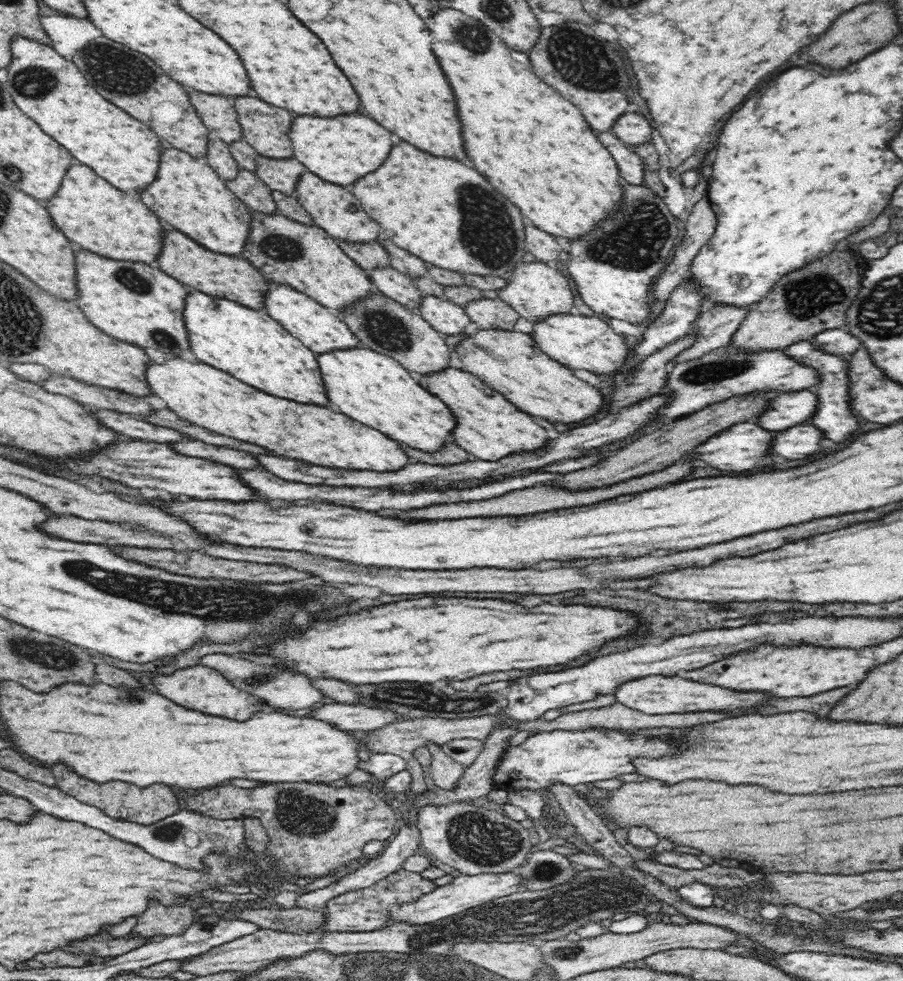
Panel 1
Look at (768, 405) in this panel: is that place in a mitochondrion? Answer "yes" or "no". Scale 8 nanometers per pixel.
no

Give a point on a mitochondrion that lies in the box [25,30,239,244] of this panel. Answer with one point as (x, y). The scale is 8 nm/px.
(117, 73)

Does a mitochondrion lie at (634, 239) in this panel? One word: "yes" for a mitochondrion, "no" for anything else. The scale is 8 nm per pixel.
yes

